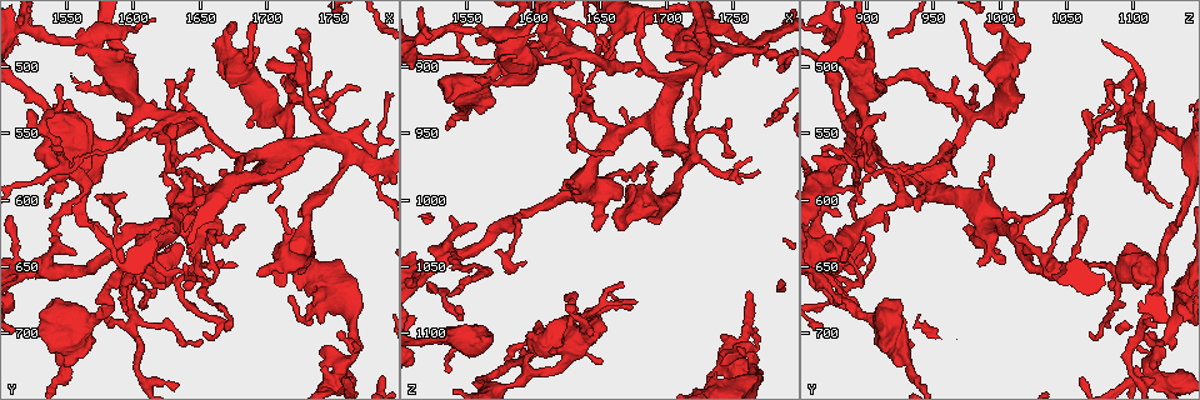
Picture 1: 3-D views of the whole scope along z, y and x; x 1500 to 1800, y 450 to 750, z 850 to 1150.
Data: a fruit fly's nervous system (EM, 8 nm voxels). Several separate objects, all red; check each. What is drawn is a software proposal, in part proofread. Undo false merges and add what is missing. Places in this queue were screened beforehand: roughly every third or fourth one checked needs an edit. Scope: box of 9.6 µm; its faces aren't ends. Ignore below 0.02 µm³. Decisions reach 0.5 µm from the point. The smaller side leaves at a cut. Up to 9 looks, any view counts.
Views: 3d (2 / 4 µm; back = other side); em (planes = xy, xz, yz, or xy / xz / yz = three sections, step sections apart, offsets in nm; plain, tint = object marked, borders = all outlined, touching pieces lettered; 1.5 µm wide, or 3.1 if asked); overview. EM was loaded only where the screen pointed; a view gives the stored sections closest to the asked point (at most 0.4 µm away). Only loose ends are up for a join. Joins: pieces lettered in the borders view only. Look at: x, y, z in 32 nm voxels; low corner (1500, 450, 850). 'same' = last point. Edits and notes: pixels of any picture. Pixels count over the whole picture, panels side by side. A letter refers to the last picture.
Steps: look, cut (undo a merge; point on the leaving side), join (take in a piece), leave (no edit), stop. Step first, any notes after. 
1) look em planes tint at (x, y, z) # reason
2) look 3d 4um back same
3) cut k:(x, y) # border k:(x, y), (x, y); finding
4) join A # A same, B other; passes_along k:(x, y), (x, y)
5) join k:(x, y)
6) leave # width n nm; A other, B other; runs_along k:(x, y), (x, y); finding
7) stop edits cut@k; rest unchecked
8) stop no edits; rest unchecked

look em planes plain at (1594, 470, 872) # sudden change in width

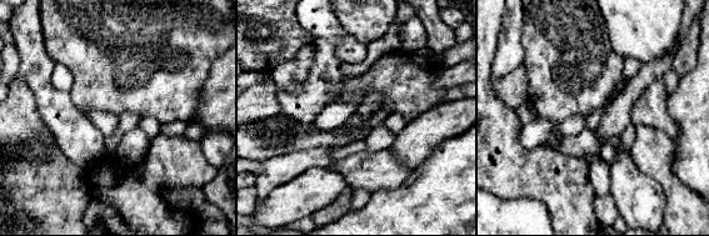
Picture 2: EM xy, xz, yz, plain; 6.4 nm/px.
look em planes borders same

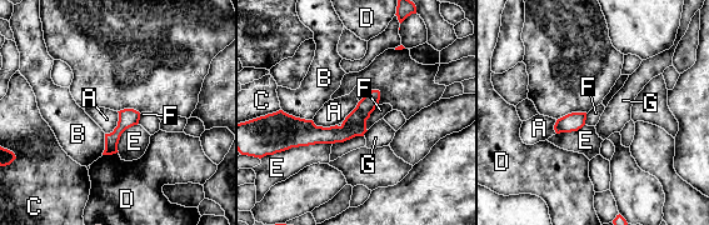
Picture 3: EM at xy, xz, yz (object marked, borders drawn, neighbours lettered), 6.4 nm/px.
leave # A other, B other, C other, D other, E other, F other, G other; one cell here

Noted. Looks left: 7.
look 3d 4um back at (1640, 624, 914) # free end

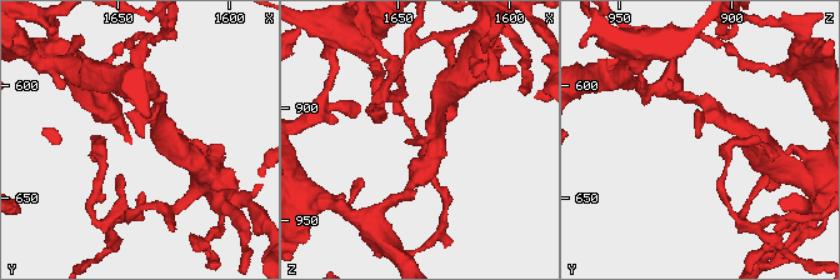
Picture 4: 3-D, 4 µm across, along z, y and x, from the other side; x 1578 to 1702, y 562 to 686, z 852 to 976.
look em xz step 8 tint at (1638, 624, 915)

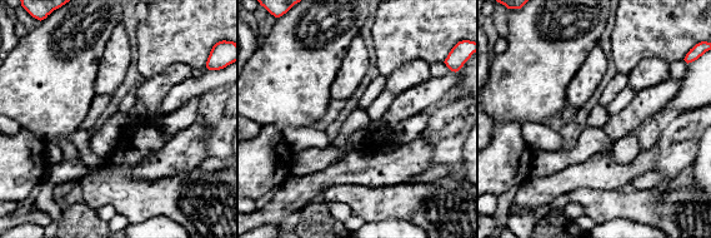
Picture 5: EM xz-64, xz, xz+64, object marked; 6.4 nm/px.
look em planes borders same # another direction

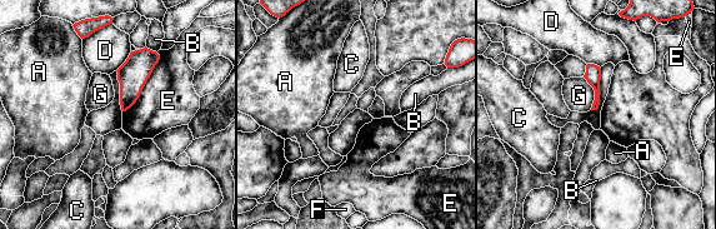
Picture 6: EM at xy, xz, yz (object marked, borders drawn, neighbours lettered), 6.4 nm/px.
leave # A other, B other, C other, D other, E other, F other, G other; border 6:(158, 53), (139, 98), (123, 111); none of them fits

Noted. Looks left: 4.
look em xy step 4 borders at (1744, 506, 938)

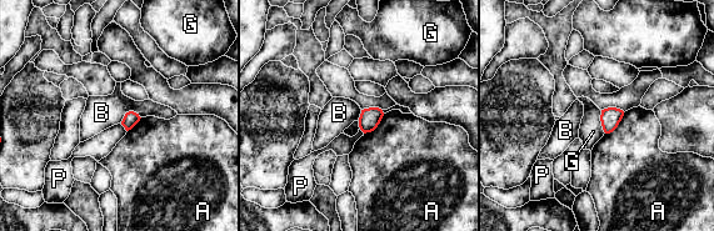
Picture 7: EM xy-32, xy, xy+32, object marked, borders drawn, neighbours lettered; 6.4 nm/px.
leave # A other, B other, G other, P other; border 7:(140, 116), (128, 111), (120, 122); none of them fits

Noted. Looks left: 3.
look 3d 2um at (1642, 500, 1100) # free end

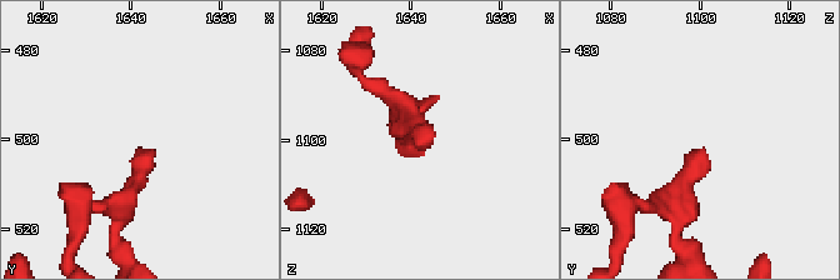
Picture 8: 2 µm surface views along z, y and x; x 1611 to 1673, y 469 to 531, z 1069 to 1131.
look em xy step 8 borders at (1643, 502, 1100)

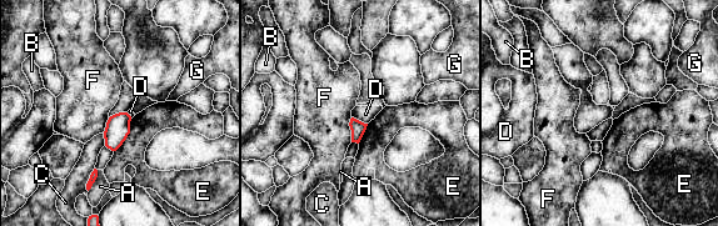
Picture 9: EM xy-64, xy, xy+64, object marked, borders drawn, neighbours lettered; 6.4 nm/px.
leave # A other, B other, C other, D other, E other, F other, G other; border 9:(352, 116), (367, 124); none of them fits

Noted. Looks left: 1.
stop no edits; rest unchecked

